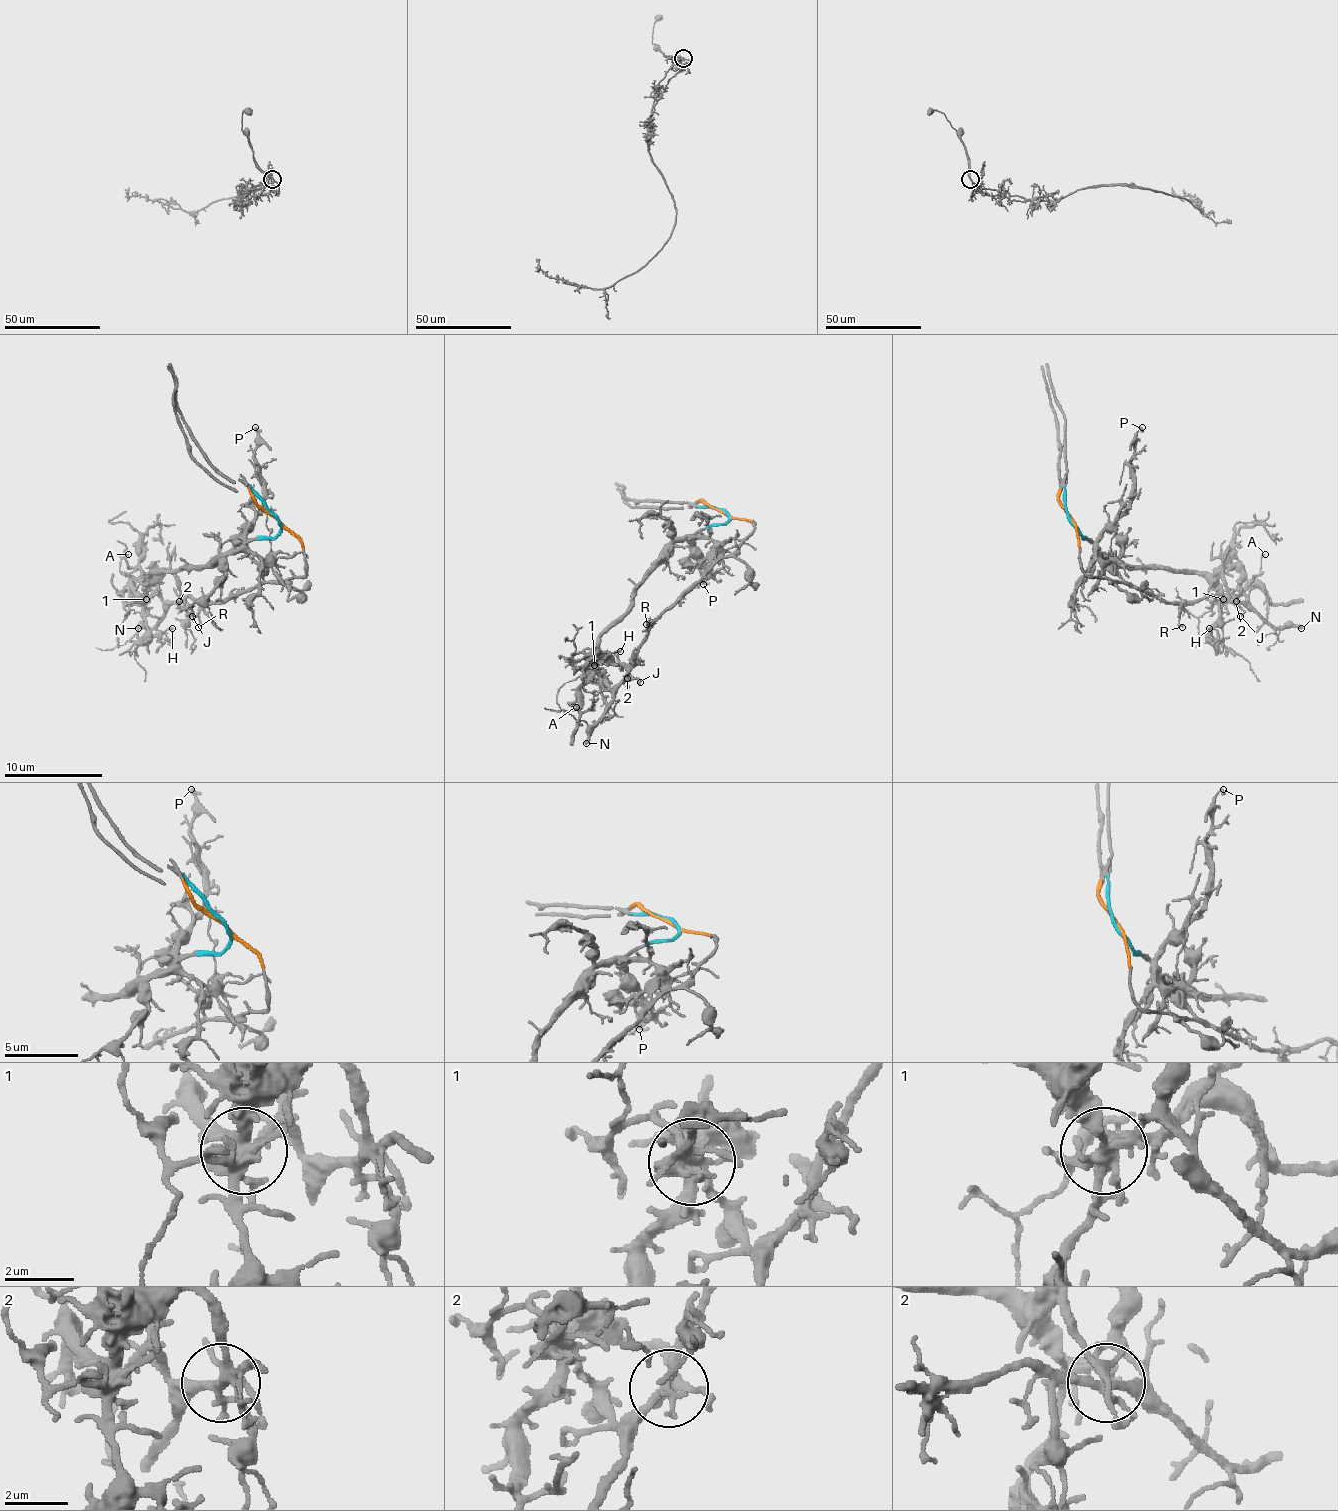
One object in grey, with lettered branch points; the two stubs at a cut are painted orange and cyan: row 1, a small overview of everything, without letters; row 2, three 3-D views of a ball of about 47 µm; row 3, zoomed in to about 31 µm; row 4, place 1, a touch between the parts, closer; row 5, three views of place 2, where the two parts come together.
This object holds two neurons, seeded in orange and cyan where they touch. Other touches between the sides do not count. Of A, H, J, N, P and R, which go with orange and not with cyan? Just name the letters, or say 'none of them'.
N, R

